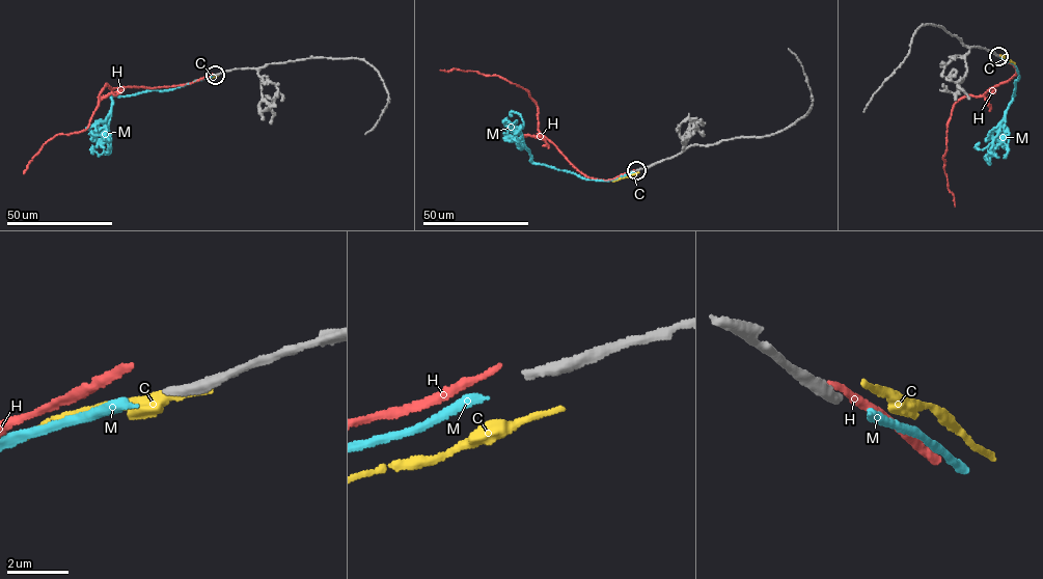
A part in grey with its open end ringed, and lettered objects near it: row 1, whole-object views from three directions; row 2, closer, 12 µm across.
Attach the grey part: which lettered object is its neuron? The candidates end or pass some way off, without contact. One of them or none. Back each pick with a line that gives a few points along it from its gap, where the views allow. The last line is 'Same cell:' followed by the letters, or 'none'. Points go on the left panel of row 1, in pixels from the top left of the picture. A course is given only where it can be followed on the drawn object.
M: course (213, 76), (163, 90), (111, 95), (111, 113), (106, 118), (105, 136), (109, 141), (92, 134), (92, 131)
Same cell: M

